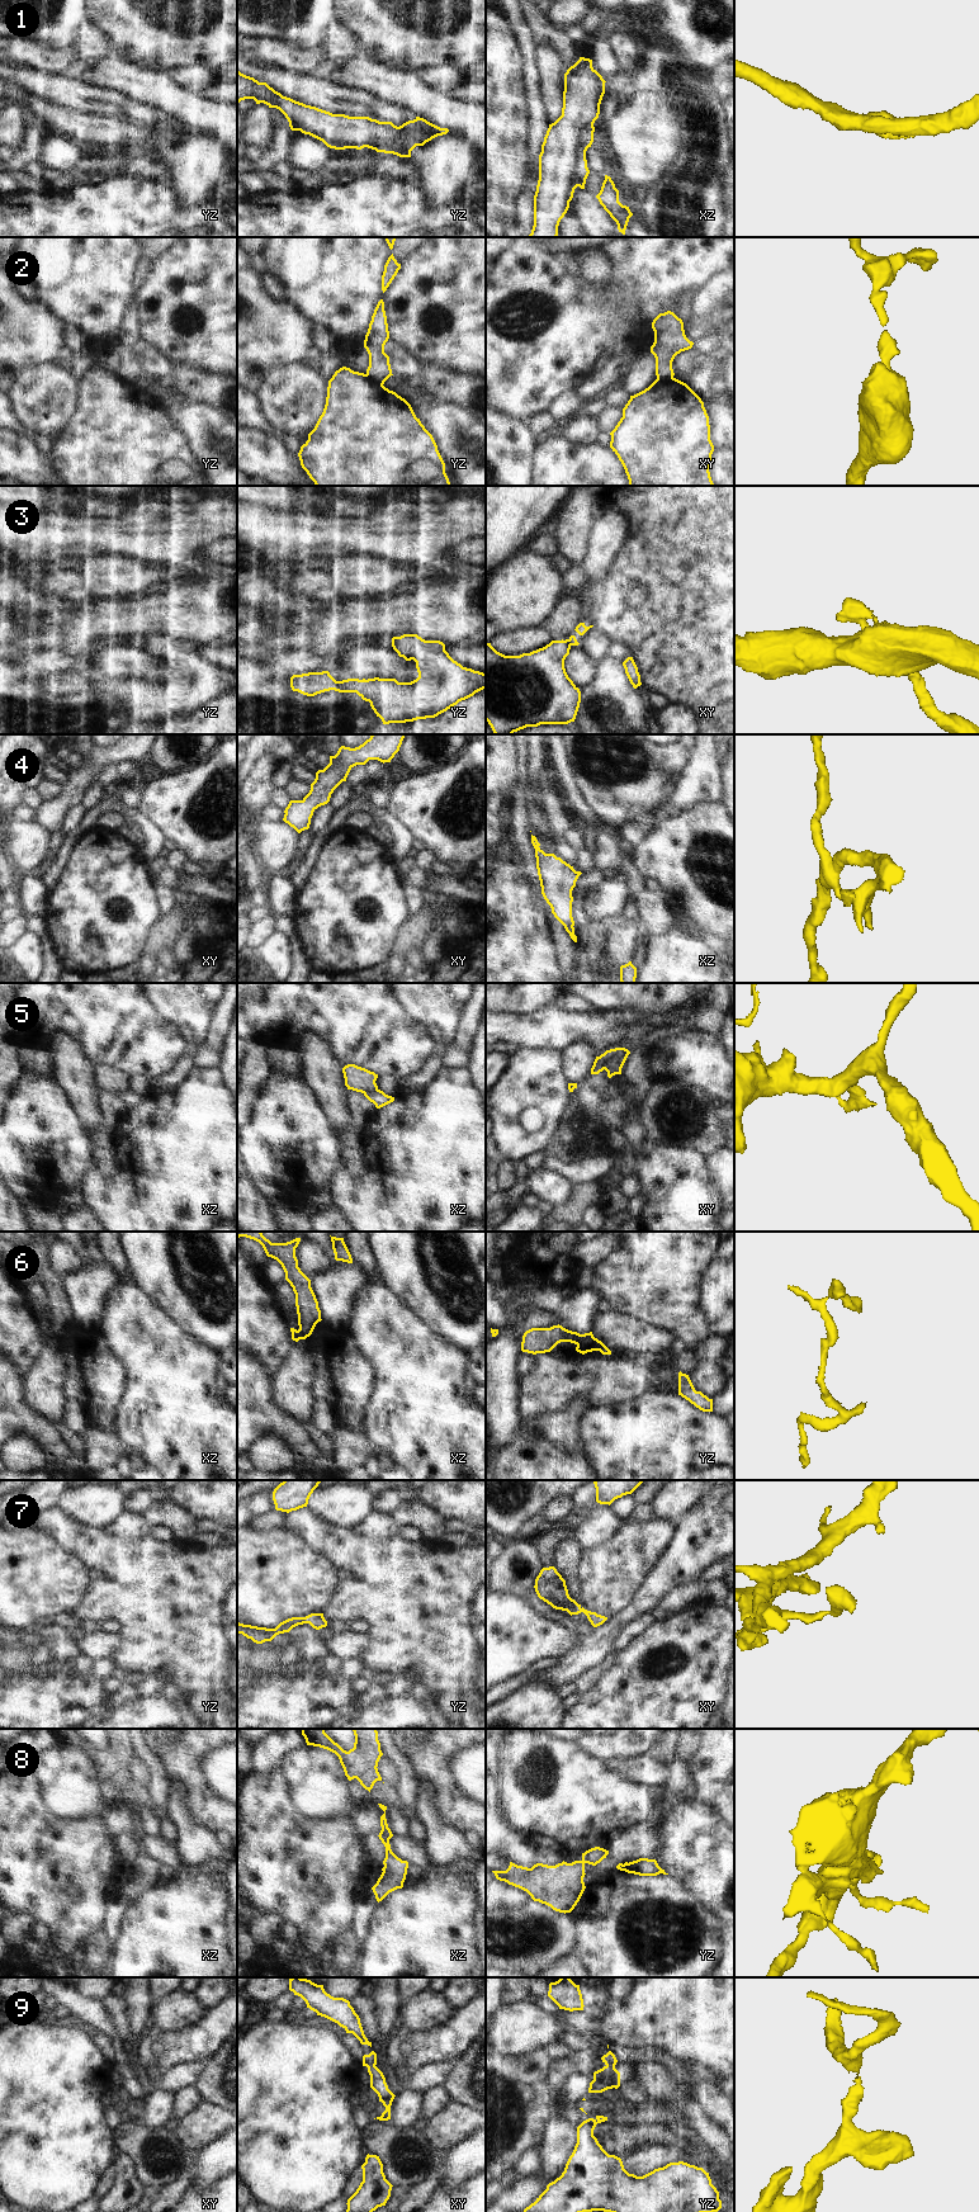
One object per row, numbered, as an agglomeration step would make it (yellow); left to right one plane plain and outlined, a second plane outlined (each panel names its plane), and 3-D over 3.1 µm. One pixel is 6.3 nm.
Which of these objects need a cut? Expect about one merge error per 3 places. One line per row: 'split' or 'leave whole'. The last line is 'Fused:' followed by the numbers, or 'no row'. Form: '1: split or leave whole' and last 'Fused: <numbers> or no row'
1: split
2: split
3: split
4: leave whole
5: split
6: split
7: leave whole
8: leave whole
9: leave whole
Fused: 1, 2, 3, 5, 6

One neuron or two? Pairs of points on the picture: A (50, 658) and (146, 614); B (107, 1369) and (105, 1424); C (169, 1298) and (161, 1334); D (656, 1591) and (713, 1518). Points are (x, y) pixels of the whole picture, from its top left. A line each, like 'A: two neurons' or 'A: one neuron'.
A: two neurons
B: one neuron
C: two neurons
D: one neuron

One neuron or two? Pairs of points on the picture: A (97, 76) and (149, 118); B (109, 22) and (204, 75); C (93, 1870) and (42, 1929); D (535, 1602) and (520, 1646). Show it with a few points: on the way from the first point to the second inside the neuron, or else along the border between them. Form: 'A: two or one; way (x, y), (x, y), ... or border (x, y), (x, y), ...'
A: two; border (85, 83), (116, 90), (141, 104)
B: two; border (179, 66), (199, 65), (209, 69), (216, 75)
C: two; border (36, 1922), (42, 1923), (48, 1929), (47, 1941)
D: two; border (526, 1600), (545, 1619), (559, 1624)

